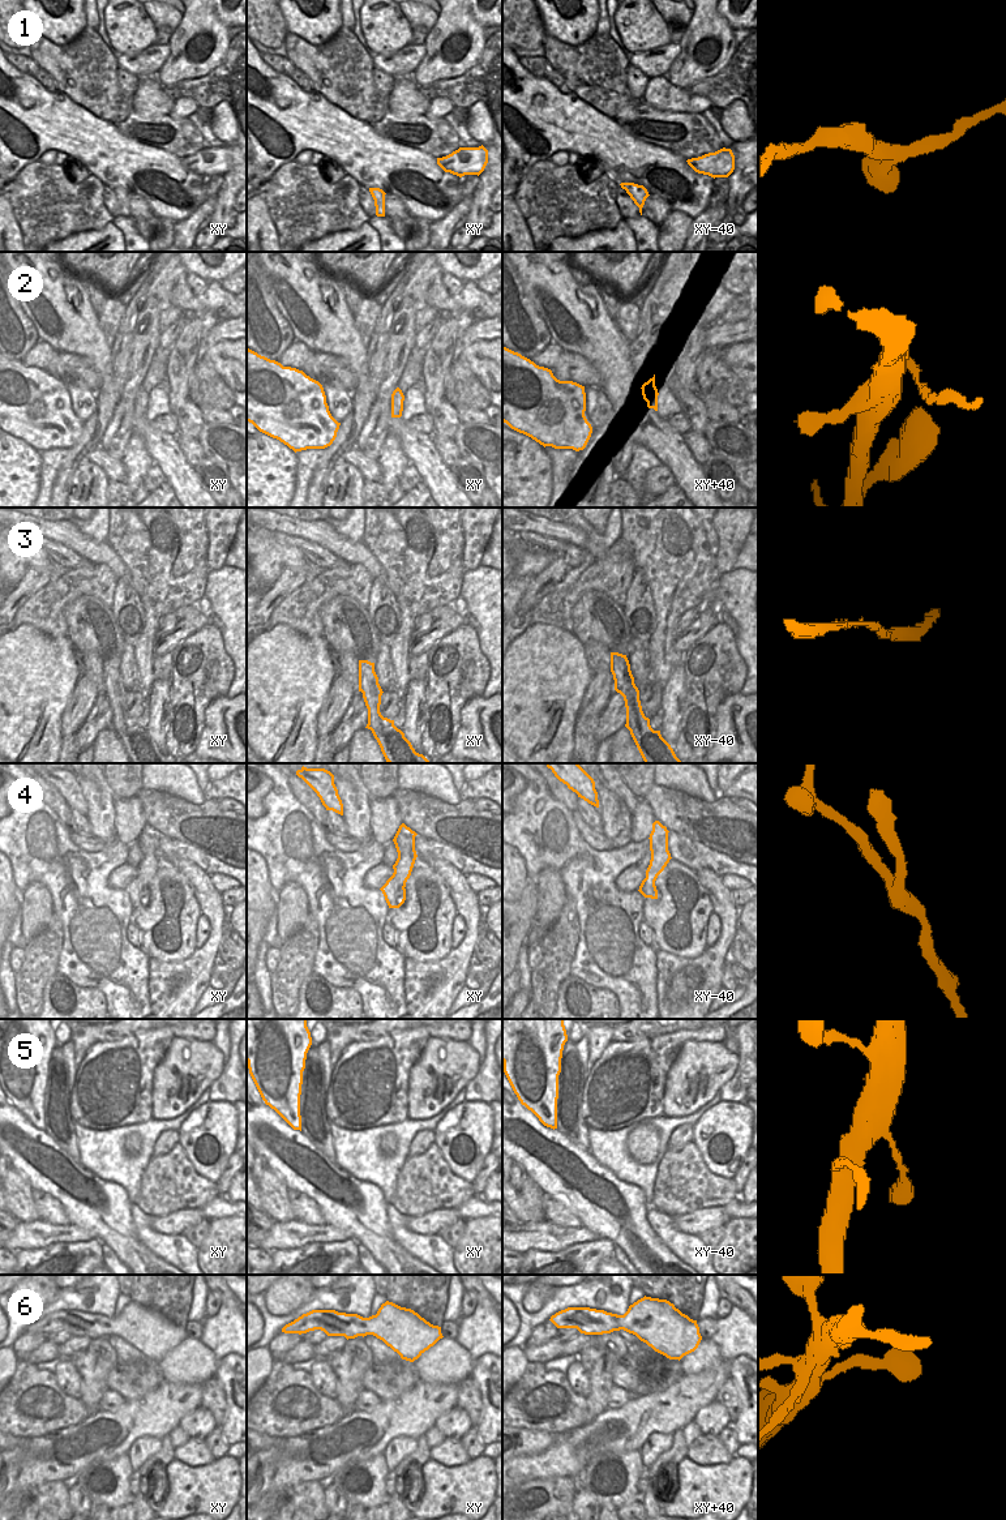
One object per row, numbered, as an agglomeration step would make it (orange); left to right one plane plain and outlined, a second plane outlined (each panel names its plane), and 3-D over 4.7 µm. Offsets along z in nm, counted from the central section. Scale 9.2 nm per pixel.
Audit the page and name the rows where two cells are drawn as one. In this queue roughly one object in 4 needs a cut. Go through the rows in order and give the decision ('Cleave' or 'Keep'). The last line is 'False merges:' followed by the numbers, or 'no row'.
1: Keep
2: Cleave
3: Keep
4: Keep
5: Keep
6: Keep
False merges: 2

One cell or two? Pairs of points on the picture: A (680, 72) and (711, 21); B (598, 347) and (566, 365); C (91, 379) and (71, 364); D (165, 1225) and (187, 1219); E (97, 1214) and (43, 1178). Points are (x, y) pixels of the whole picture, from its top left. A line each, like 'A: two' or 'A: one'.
A: one
B: two
C: one
D: one
E: one

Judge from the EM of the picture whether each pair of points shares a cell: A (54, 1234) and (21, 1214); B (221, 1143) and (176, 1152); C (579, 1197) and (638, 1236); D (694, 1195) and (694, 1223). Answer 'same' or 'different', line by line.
A: different
B: different
C: same
D: different

